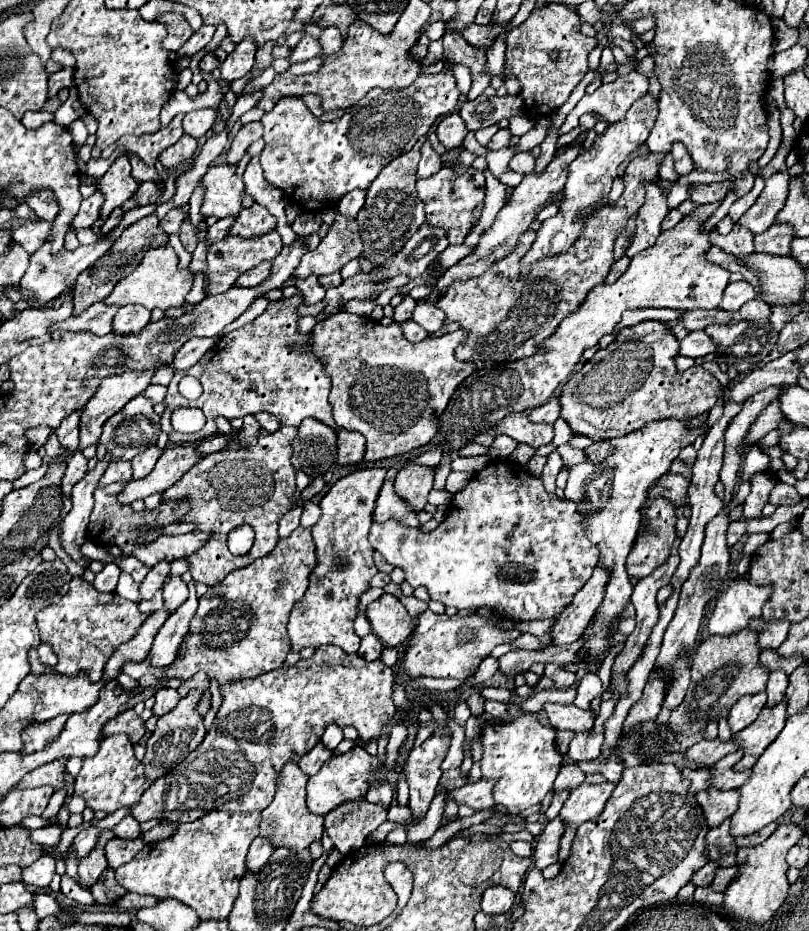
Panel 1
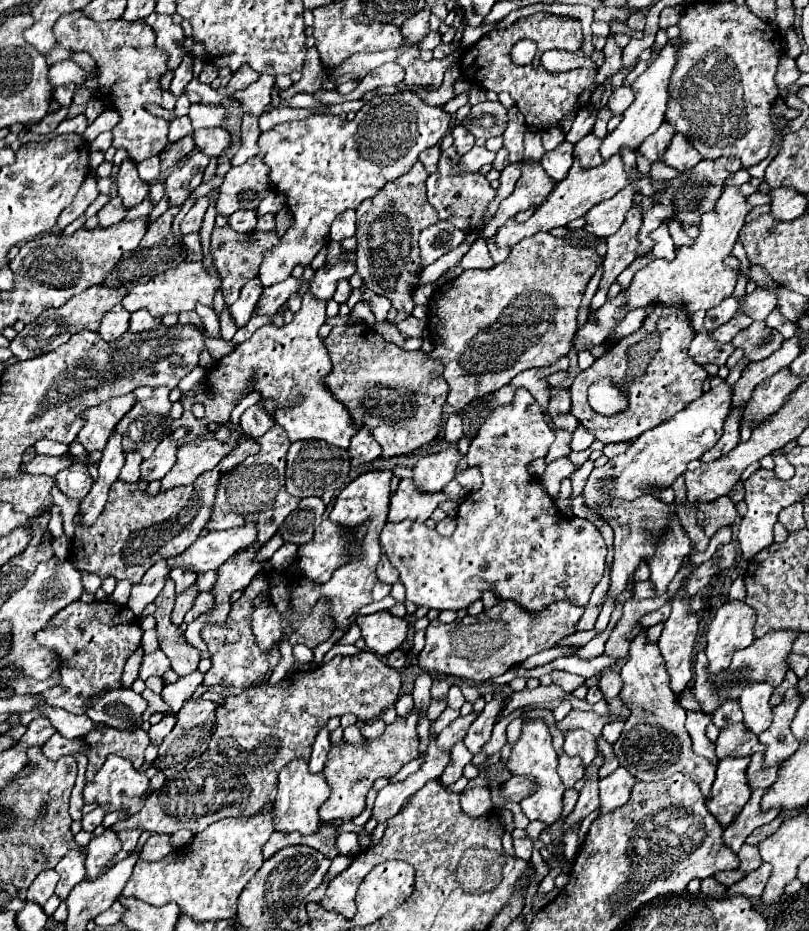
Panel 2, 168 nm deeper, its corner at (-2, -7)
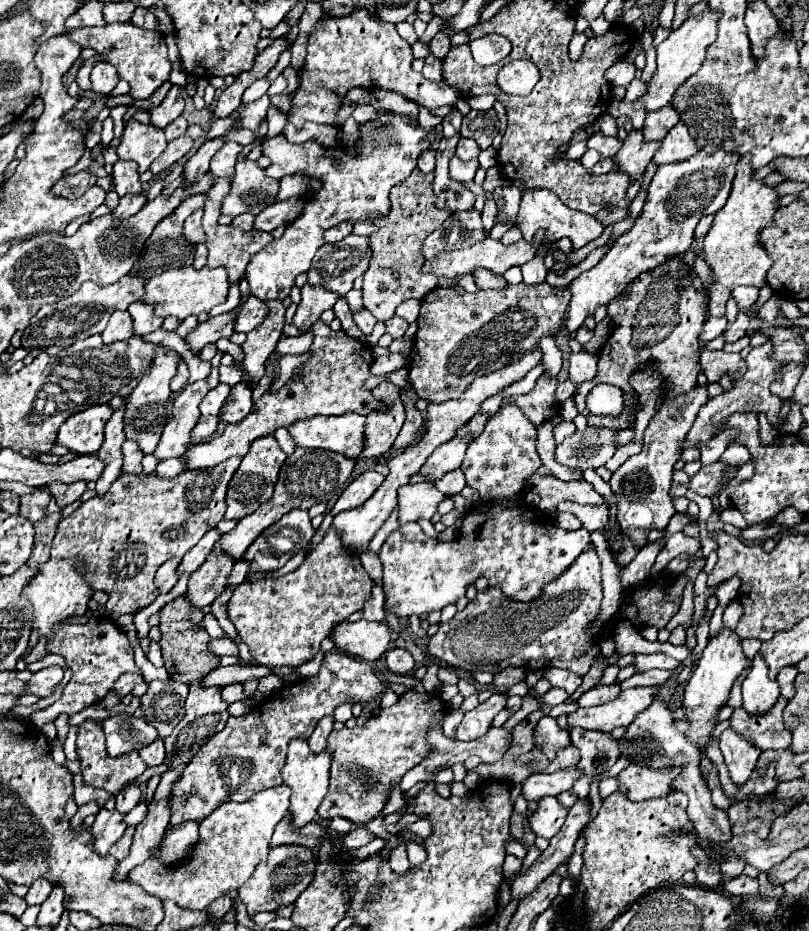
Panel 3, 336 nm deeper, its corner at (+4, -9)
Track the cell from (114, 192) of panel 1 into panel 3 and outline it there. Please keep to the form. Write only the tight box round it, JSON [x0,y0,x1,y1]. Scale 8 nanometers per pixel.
[112,161,142,197]

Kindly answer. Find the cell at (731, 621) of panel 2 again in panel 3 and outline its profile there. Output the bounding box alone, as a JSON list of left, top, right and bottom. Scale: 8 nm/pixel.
[682,629,746,751]

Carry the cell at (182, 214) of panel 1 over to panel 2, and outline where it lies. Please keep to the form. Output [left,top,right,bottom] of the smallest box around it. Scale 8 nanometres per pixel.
[180,197,208,235]

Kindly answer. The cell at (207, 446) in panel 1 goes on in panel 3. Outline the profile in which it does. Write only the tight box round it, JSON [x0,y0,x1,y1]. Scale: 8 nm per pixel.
[242,301,284,385]

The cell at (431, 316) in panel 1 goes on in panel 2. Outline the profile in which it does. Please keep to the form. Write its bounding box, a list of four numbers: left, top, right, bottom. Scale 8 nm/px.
[398,317,426,337]

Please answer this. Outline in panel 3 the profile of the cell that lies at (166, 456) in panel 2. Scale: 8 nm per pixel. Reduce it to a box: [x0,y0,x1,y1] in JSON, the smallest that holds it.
[154,379,210,461]

